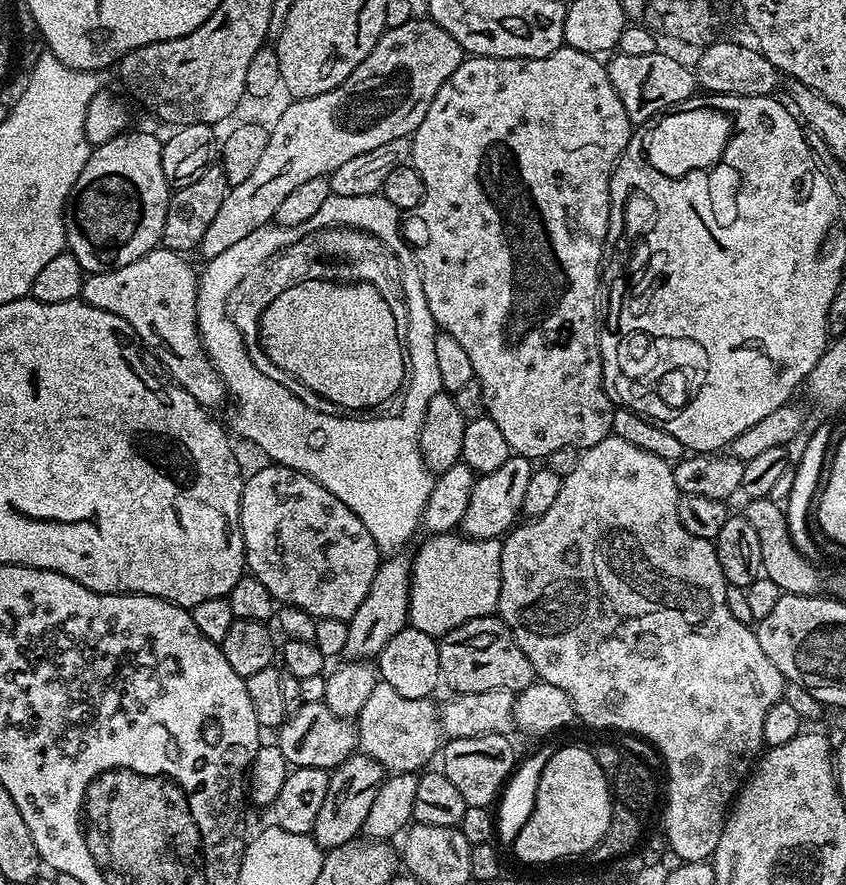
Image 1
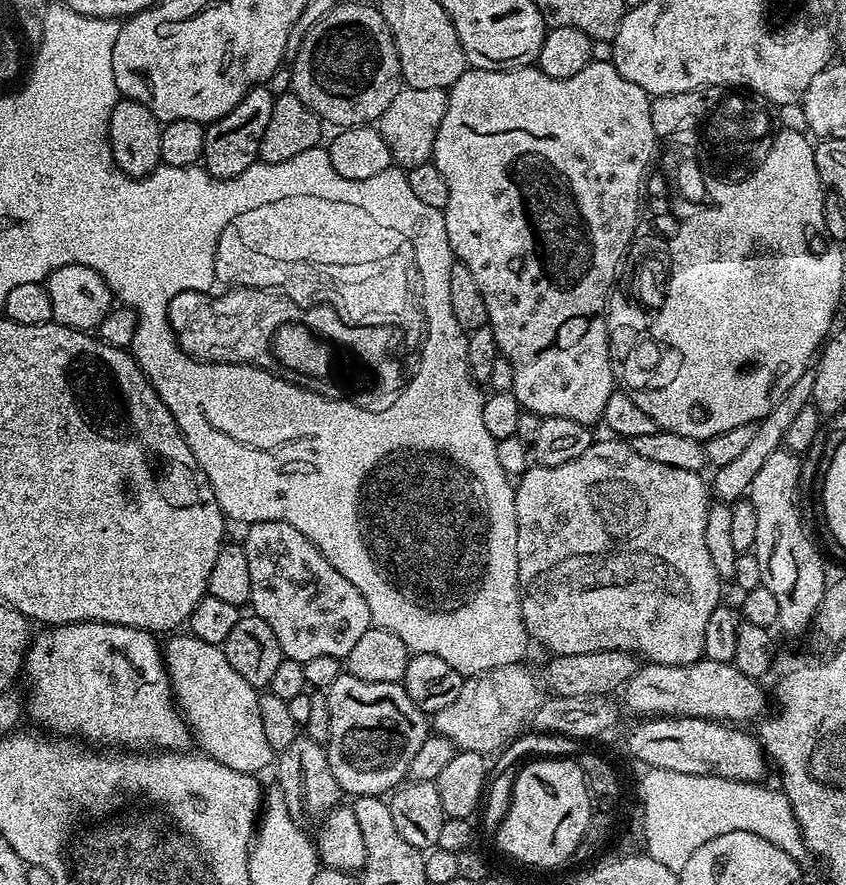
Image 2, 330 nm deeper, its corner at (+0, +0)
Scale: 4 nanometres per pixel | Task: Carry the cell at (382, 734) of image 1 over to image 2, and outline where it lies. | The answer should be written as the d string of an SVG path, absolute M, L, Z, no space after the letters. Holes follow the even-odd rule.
M527 663L507 664L494 670L467 677L462 694L434 713L435 735L445 736L462 752L499 753L525 731L532 715L546 699L541 677L527 668Z

